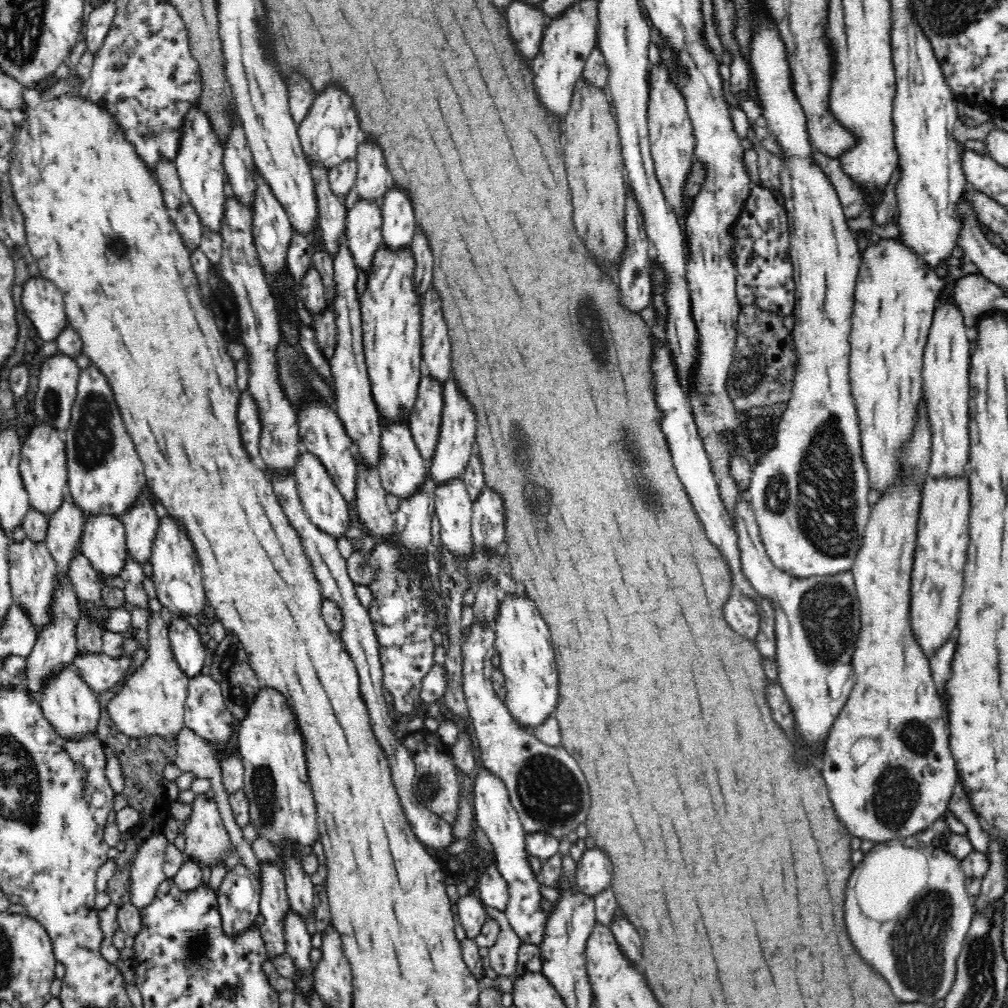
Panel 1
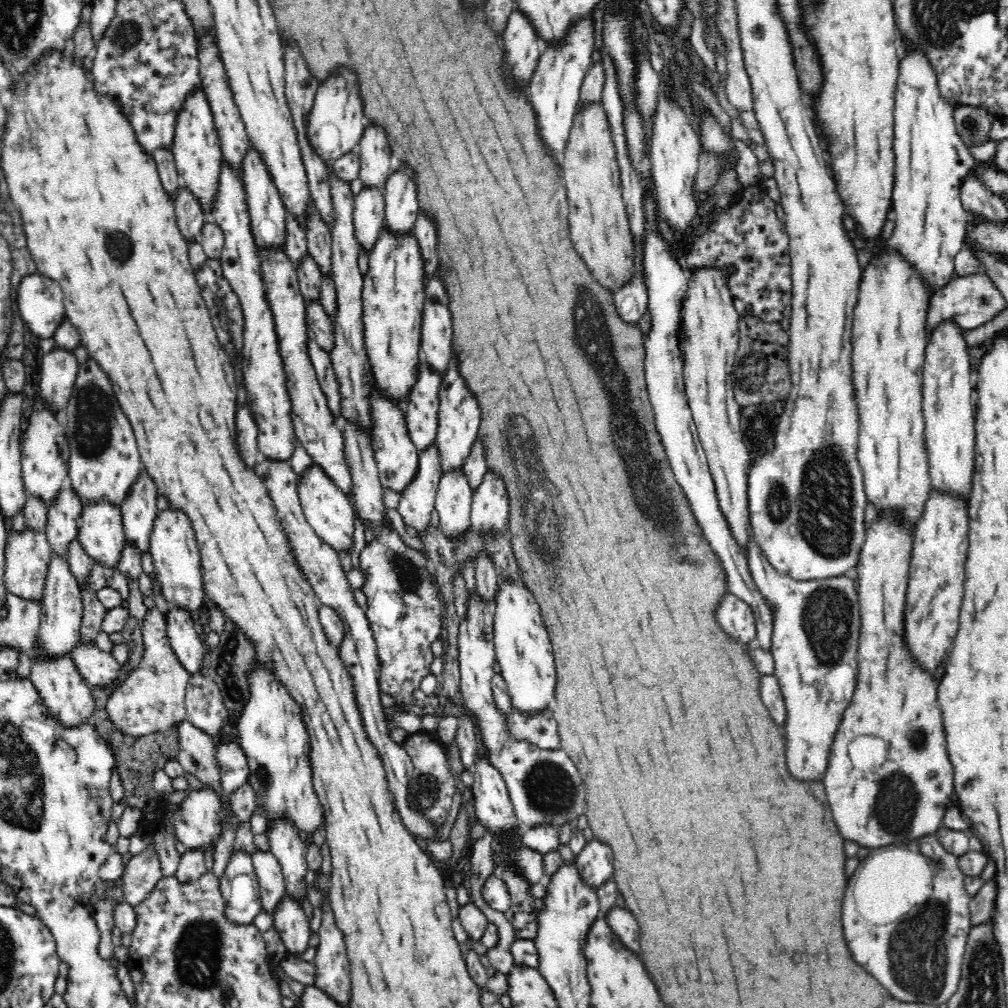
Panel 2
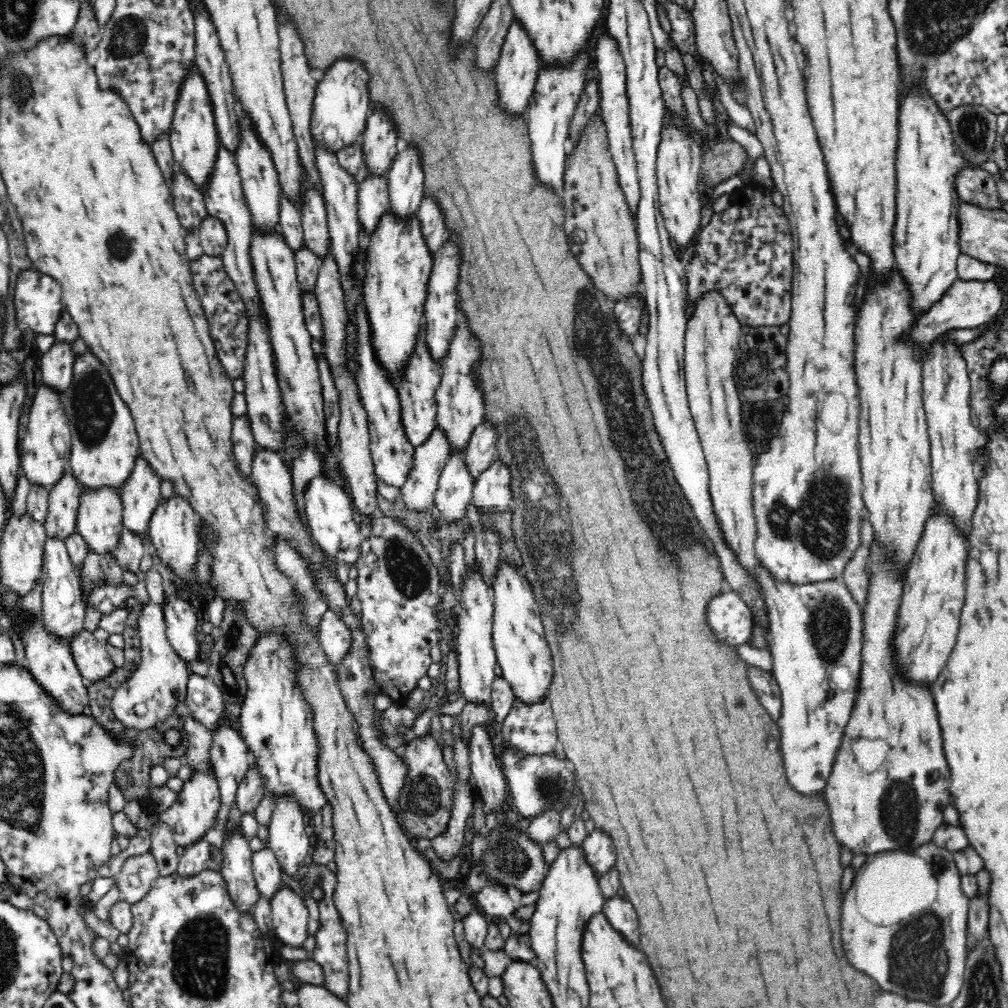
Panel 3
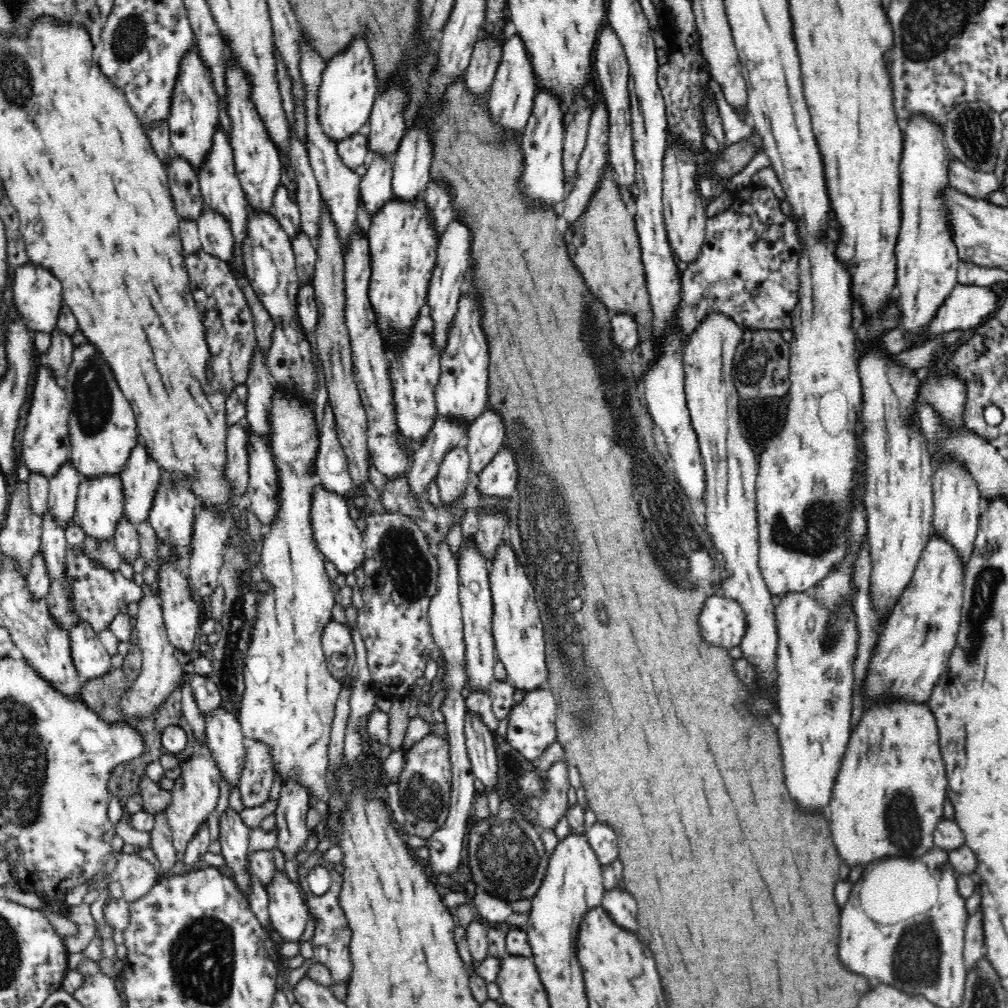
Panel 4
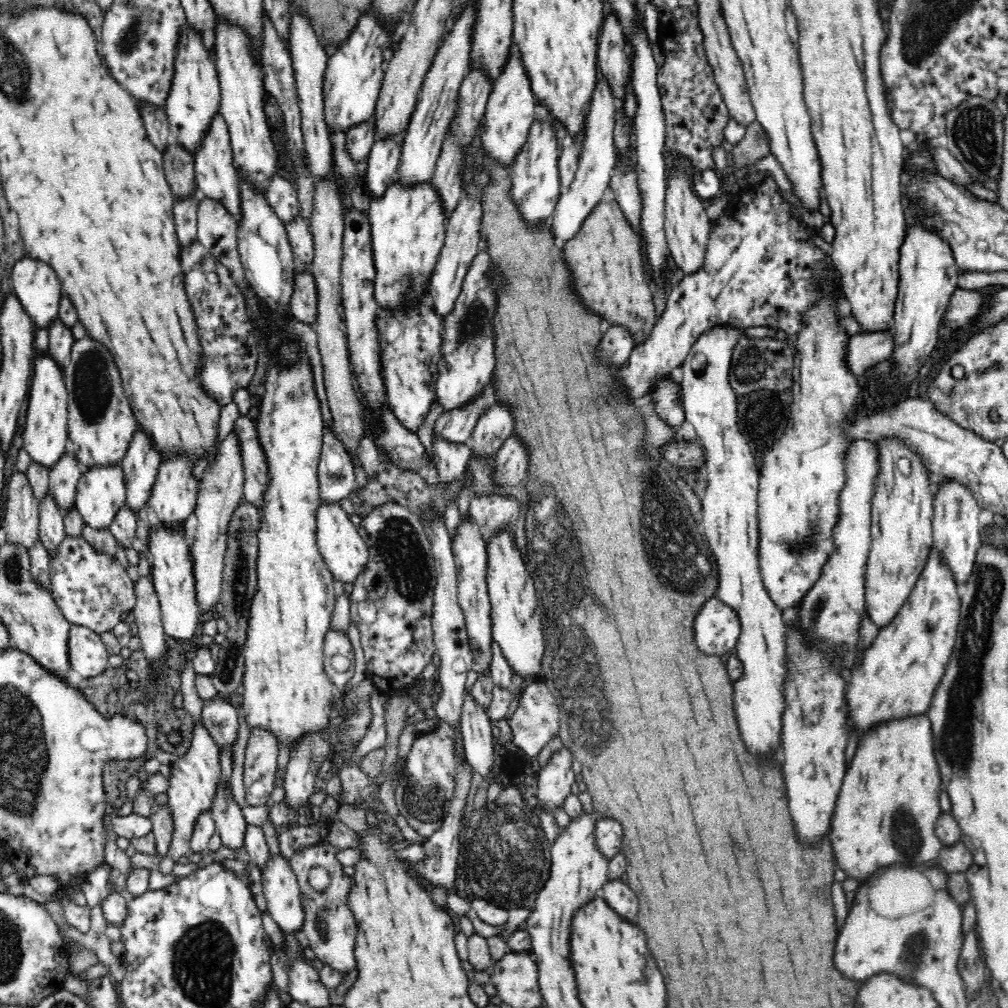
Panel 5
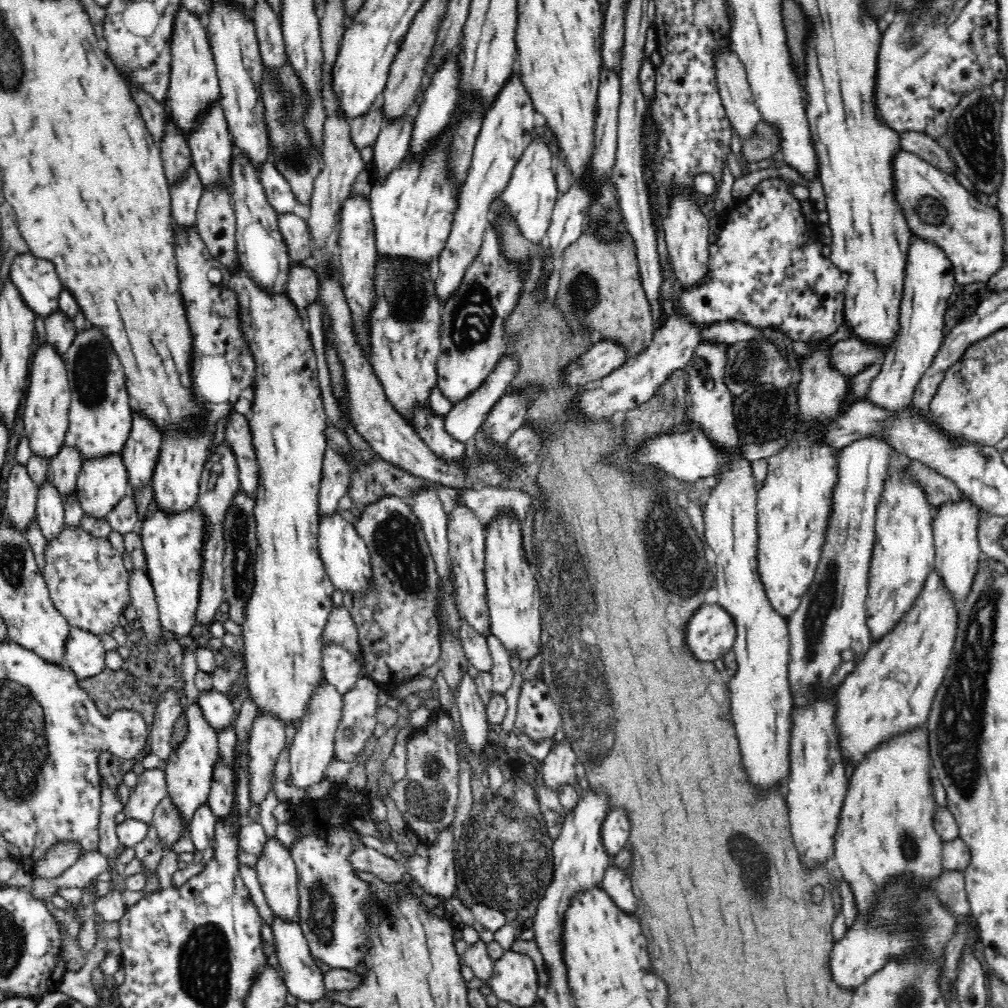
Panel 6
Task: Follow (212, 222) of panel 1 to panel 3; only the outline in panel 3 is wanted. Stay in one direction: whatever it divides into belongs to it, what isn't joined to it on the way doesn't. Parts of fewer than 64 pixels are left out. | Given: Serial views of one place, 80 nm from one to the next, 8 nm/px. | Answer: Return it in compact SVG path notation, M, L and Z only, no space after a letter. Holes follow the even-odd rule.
M200 72L190 76L182 87L180 98L173 116L172 130L168 135L173 157L181 171L204 195L213 178L214 164L221 150L217 128L213 117L212 105Z

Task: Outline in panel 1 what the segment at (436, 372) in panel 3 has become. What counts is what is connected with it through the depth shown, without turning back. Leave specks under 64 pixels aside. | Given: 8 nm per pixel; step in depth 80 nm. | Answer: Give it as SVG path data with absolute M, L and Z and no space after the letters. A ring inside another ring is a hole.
M430 375L422 376L418 386L415 408L407 412L409 430L421 456L429 463L436 453L444 413L443 385L436 383Z

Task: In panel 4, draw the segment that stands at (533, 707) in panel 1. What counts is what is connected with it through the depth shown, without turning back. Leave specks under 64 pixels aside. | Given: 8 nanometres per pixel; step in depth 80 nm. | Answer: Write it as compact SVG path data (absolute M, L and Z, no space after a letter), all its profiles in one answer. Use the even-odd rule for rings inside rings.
M506 542L500 546L489 569L490 588L493 600L493 639L497 660L505 669L505 680L525 696L540 691L548 684L545 636L539 608L535 601L535 588L526 573L527 566L518 562L516 555Z

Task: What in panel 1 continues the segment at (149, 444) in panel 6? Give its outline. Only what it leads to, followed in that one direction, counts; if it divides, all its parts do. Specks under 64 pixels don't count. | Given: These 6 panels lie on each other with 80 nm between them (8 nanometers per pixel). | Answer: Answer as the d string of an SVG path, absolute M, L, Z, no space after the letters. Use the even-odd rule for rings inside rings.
M142 496L120 519L125 528L127 552L136 564L146 564L153 556L159 517L148 496Z

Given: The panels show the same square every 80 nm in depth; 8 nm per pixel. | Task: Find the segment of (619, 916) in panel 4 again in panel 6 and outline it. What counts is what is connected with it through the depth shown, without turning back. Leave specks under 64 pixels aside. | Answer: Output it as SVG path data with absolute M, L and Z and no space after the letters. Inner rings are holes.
M611 863L606 868L601 889L604 890L604 893L608 894L612 903L620 911L626 912L626 914L636 914L638 900L632 894L632 886L630 886L630 880L626 878L626 870L620 870Z

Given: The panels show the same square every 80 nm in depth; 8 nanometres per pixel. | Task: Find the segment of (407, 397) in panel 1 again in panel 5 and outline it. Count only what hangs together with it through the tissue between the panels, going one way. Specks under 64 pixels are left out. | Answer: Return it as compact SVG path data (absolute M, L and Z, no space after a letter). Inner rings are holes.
M397 180L388 186L382 198L370 200L370 203L368 221L371 225L371 251L375 268L373 297L381 311L388 311L392 314L401 312L406 316L409 311L418 307L422 296L426 294L430 277L438 262L446 226L442 203L439 202L438 195L429 182L406 190L399 186Z

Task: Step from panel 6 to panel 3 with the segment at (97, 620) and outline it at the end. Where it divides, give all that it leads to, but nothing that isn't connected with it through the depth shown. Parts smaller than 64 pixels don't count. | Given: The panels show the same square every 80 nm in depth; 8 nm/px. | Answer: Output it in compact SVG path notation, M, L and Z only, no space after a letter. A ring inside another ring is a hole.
M144 581L138 582L135 586L104 584L100 588L94 588L88 596L83 596L82 594L82 601L84 601L84 606L90 603L92 607L98 607L102 611L102 615L105 615L110 614L117 608L122 608L129 597L136 598L142 605L151 602Z

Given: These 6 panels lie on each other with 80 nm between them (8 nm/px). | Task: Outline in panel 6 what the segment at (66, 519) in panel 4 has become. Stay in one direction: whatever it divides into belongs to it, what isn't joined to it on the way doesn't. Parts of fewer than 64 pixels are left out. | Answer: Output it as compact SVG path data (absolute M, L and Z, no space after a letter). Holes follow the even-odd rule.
M68 441L63 450L49 461L47 480L62 498L68 498L77 488L83 457L78 448Z

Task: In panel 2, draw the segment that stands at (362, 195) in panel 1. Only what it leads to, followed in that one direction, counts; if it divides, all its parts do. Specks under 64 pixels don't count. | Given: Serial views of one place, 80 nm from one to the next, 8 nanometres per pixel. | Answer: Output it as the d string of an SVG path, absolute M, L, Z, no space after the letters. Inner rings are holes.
M368 125L357 146L359 155L359 177L363 188L384 190L390 178L394 162L390 158L390 148L383 130Z

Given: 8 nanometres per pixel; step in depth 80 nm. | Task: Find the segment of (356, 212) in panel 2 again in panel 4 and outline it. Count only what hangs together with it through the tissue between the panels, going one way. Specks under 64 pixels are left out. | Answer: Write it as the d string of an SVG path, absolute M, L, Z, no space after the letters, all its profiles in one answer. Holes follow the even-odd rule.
M377 154L367 159L368 168L359 182L359 197L368 218L376 216L393 198L391 187L392 158L381 158Z

